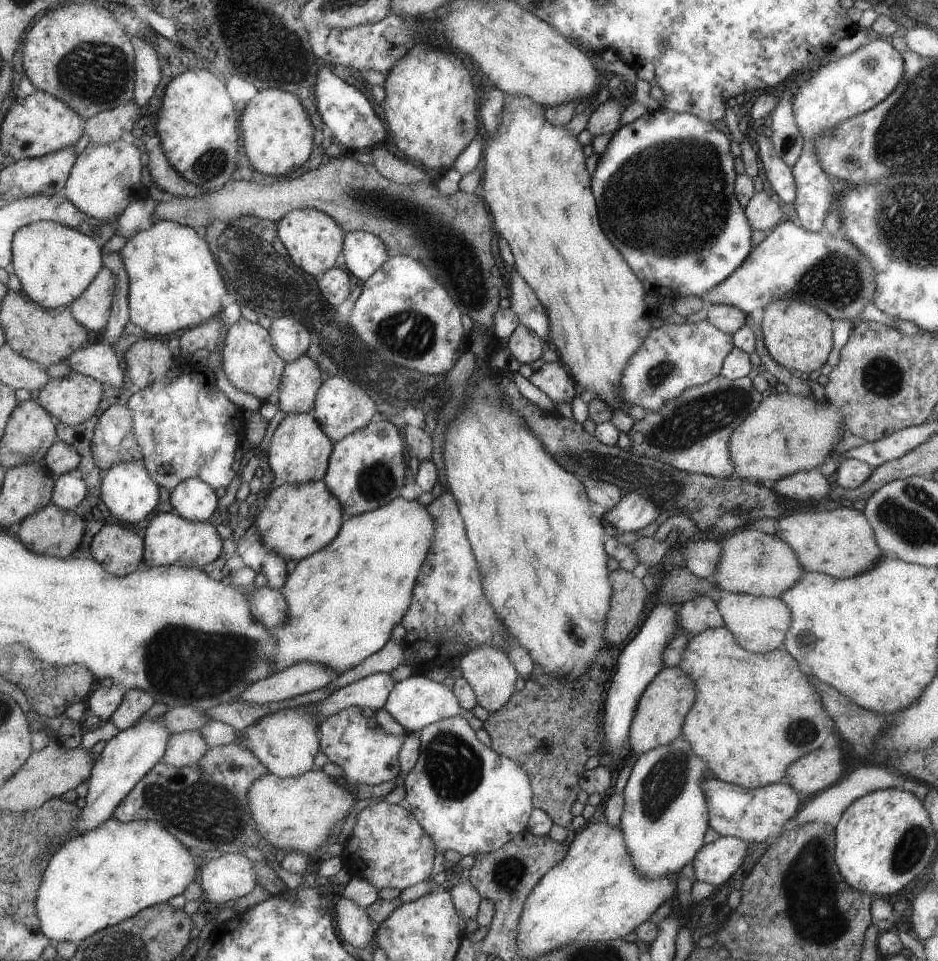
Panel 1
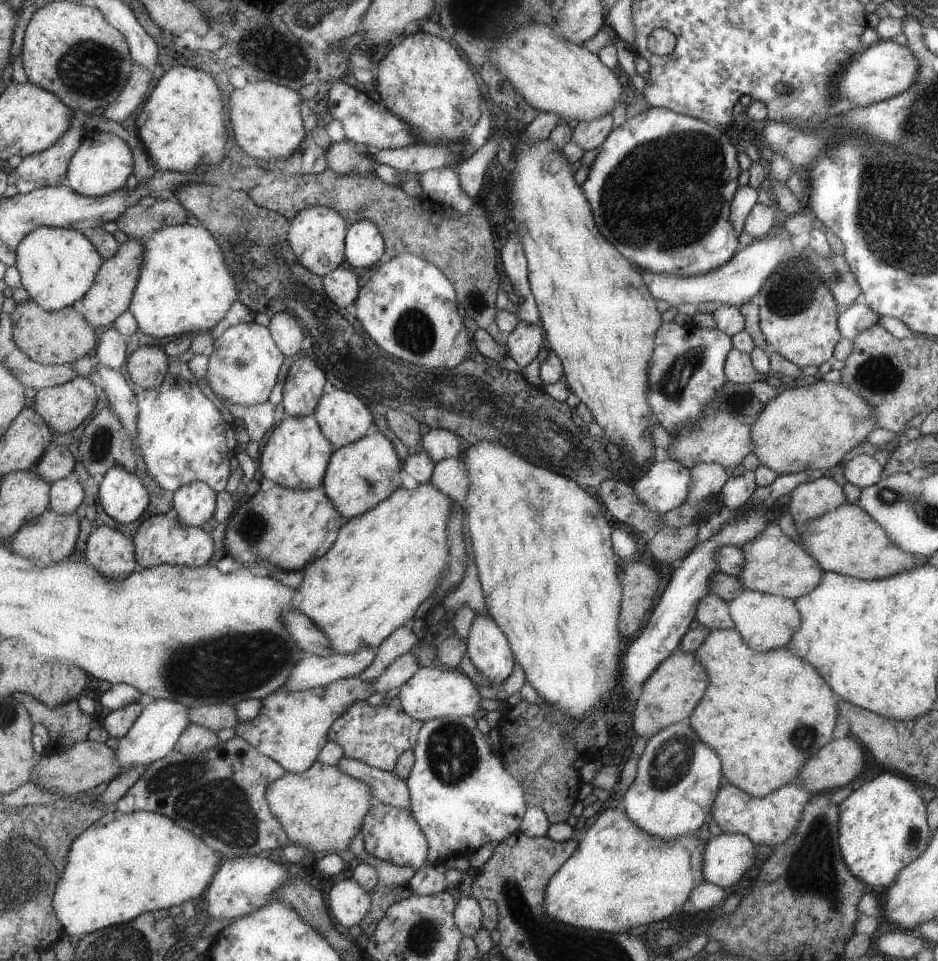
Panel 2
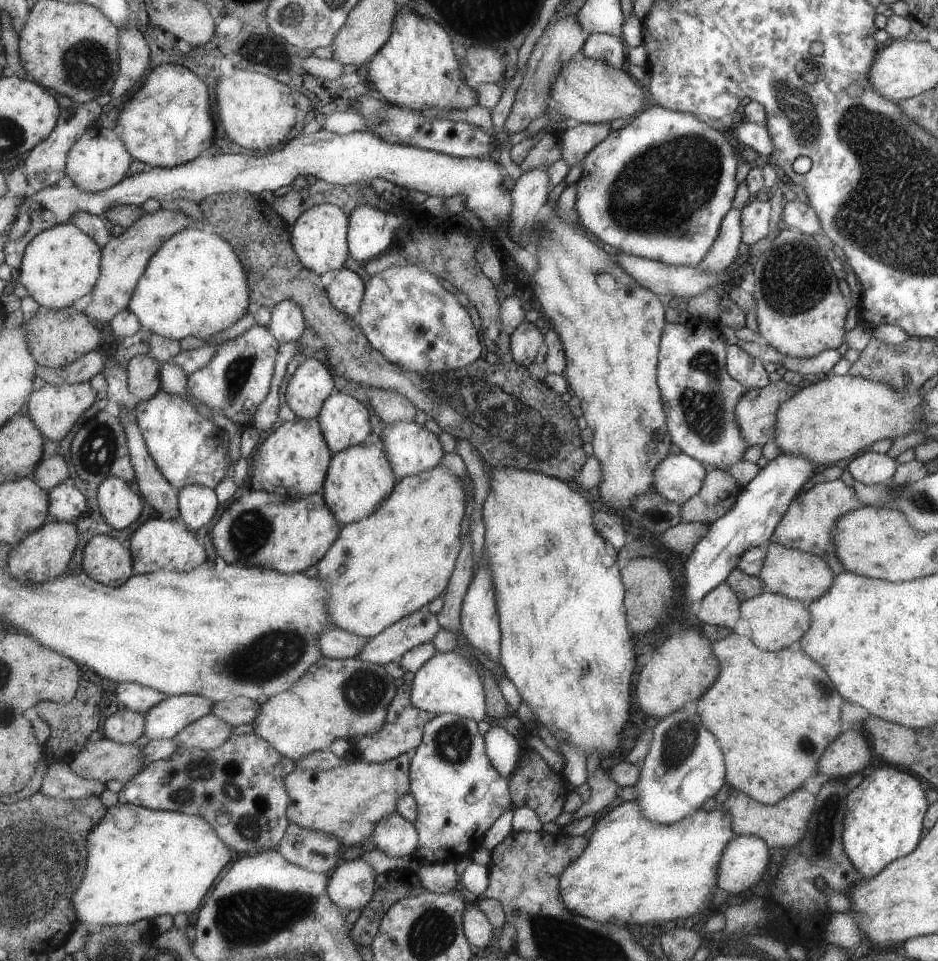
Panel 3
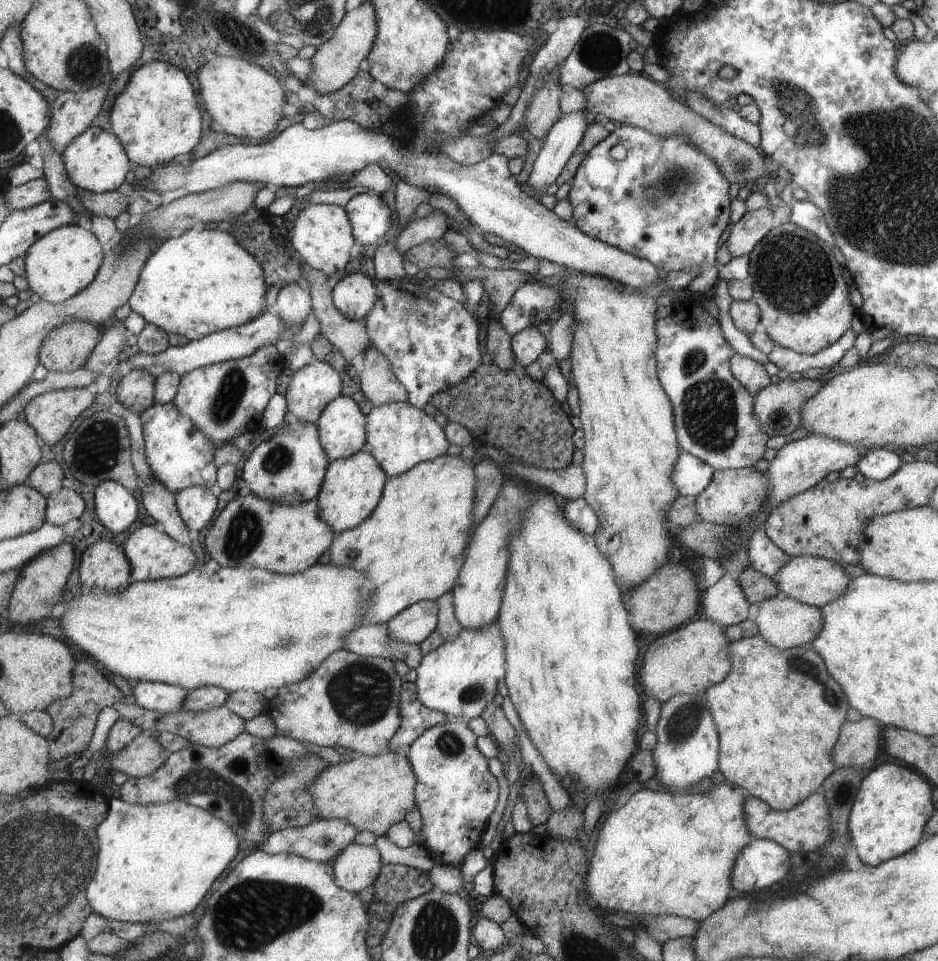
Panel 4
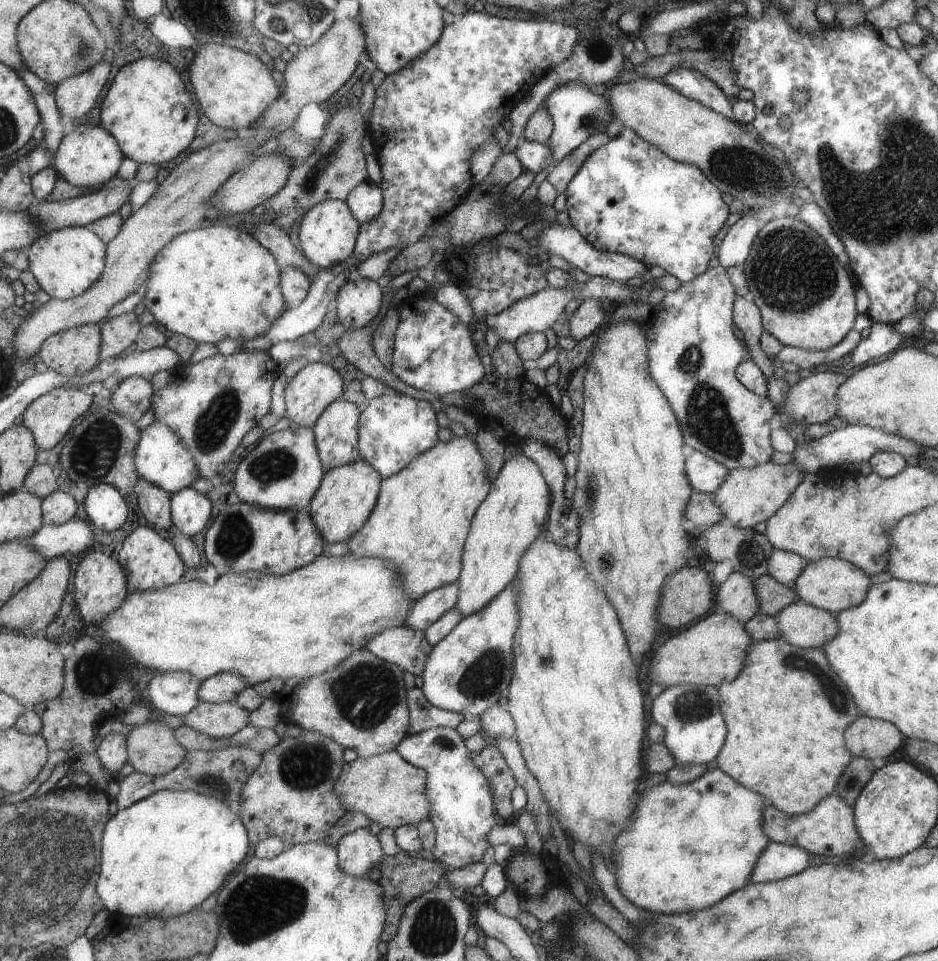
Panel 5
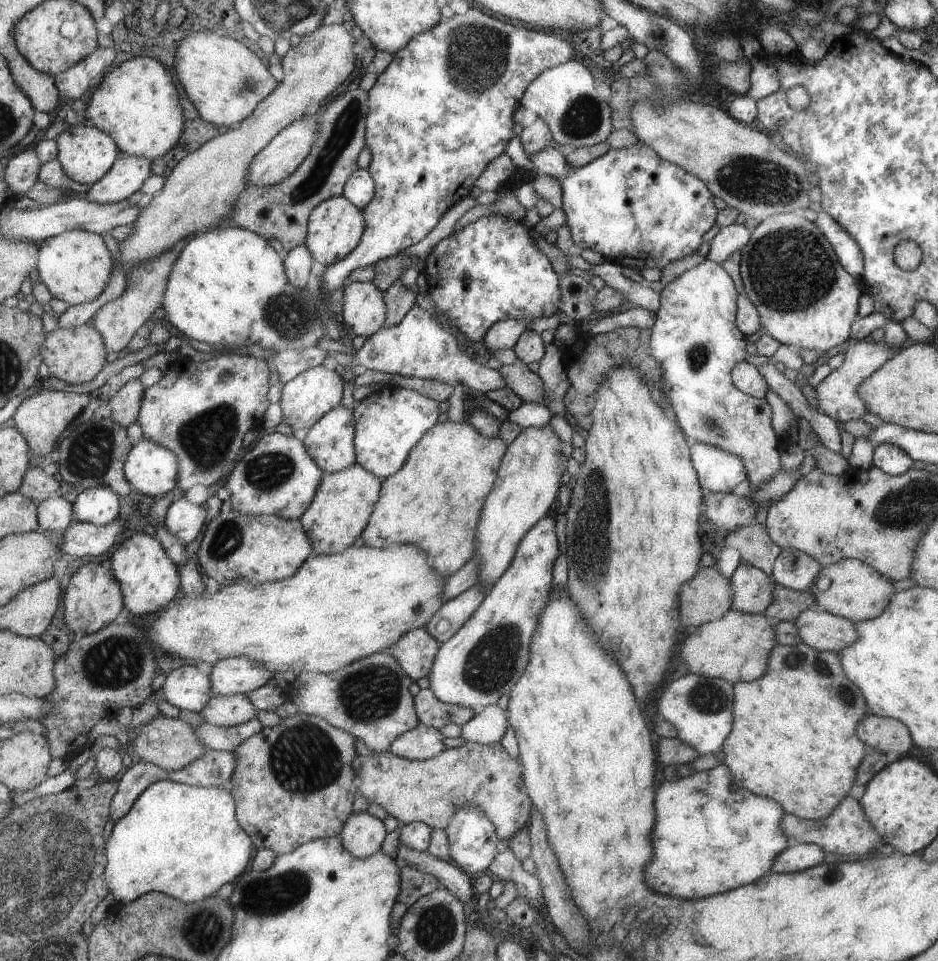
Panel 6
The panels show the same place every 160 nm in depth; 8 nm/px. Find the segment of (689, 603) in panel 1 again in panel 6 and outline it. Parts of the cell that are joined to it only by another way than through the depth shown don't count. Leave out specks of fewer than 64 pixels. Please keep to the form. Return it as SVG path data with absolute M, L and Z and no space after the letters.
M739 563L728 580L733 591L731 610L763 614L773 600L775 580L760 568Z

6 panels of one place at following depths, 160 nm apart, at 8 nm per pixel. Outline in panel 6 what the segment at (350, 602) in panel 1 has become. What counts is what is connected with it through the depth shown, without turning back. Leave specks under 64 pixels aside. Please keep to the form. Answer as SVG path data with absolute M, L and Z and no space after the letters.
M467 421L435 423L408 452L404 466L384 479L380 502L361 536L365 540L365 546L389 548L414 544L424 553L427 552L429 564L434 571L443 578L452 575L474 554L474 533L506 448L507 442L501 437L486 437Z

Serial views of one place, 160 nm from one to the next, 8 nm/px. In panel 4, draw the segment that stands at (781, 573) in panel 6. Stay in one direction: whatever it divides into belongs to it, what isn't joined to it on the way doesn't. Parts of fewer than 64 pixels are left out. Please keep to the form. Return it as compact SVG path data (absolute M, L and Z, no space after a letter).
M757 528L751 534L747 548L747 560L751 570L772 578L789 558L769 540L762 528Z

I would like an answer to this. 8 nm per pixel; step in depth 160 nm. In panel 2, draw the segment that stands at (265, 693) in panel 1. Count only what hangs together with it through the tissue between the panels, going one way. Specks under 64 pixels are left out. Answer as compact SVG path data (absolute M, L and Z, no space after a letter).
M363 647L348 655L339 653L328 657L305 655L305 658L292 670L292 676L286 686L281 689L300 691L360 675L373 664L377 655L377 647Z

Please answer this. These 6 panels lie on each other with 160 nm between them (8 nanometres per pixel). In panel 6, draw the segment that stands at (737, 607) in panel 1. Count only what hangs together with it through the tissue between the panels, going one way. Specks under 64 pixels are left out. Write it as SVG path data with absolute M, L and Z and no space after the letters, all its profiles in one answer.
M817 607L801 611L793 622L800 642L818 651L838 653L851 647L858 639L858 632L852 621Z

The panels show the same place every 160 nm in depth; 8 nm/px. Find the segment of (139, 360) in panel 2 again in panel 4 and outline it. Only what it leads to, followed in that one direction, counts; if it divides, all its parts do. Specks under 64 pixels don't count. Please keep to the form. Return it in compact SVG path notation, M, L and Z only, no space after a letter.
M141 369L130 370L117 386L119 402L129 411L142 415L155 402L155 377Z

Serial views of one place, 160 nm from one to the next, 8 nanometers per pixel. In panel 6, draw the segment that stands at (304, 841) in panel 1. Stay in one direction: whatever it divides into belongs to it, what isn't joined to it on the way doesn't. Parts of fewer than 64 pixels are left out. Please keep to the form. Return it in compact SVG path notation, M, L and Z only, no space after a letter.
M465 741L461 746L445 749L440 753L433 755L431 758L420 761L410 761L398 756L393 756L393 754L391 754L389 751L382 752L381 754L372 756L368 761L366 761L361 767L359 773L360 774L357 776L357 781L359 782L359 793L366 796L370 803L379 804L385 810L385 812L387 812L387 814L391 815L393 818L396 818L399 822L403 822L405 825L407 823L412 823L413 821L421 821L423 824L428 824L430 829L444 829L448 826L454 813L459 811L460 808L466 804L466 802L469 805L478 806L488 817L488 819L492 821L496 827L496 835L498 840L509 840L509 838L514 835L513 830L515 830L515 832L520 831L523 826L527 824L527 806L531 808L531 802L527 804L527 794L518 787L520 777L523 776L523 764L520 763L519 758L515 760L514 758L511 758L511 756L505 752L505 749L499 743L482 745L479 743L470 743Z

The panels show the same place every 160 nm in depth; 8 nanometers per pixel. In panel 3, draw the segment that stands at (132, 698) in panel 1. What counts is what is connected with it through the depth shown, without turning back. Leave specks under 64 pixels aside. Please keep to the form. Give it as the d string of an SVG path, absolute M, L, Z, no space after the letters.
M129 709L119 710L105 717L102 733L107 739L127 744L135 743L146 734L146 715Z

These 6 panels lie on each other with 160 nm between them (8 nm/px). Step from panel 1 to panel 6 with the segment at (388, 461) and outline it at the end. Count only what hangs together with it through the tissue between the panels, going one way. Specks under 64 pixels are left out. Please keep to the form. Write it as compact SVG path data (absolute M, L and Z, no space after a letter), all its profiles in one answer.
M358 462L336 473L325 474L316 499L300 518L312 540L313 556L342 553L363 536L377 503L380 502L384 479L361 466Z

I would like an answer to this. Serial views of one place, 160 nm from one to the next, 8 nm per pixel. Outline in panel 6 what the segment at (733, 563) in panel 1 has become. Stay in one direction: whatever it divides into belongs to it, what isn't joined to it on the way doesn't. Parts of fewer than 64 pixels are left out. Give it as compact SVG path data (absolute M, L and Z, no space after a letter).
M836 560L831 565L823 566L818 577L821 577L821 580L823 578L829 580L829 586L819 590L815 585L815 580L812 586L807 589L814 596L815 606L853 623L875 619L888 606L890 597L894 594L891 580L860 560Z

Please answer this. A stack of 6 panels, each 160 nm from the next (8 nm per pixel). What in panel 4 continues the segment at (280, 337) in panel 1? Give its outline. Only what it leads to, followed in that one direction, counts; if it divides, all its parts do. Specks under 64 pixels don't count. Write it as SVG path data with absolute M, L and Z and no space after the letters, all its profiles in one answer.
M290 282L280 289L270 310L279 313L290 325L302 325L313 313L312 293L299 283Z

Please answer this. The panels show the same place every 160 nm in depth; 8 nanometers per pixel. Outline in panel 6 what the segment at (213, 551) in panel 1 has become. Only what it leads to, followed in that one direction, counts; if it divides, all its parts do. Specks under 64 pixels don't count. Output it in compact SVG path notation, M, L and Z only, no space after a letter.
M135 534L125 540L111 557L111 570L124 592L126 610L153 617L165 609L182 588L182 576L175 561L155 535Z

